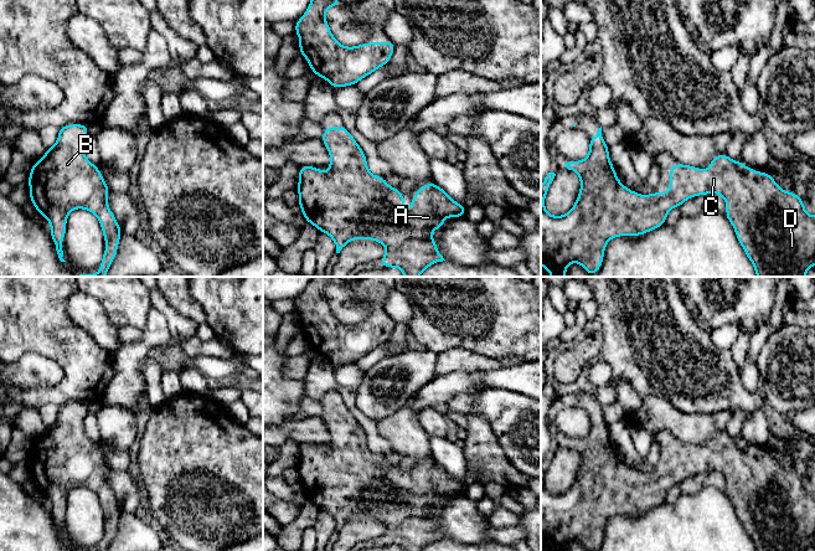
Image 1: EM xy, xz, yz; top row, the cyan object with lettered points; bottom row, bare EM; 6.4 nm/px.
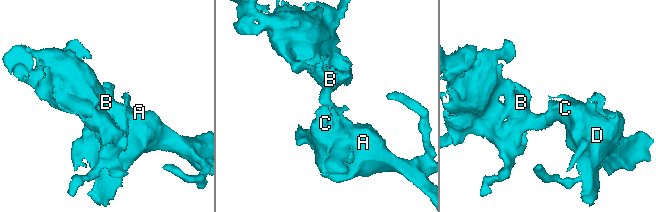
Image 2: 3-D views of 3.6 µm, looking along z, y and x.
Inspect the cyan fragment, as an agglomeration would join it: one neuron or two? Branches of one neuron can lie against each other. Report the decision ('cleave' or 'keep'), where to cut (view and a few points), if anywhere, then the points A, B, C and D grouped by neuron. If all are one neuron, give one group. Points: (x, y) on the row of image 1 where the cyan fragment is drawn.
keep; no cut; A B C D

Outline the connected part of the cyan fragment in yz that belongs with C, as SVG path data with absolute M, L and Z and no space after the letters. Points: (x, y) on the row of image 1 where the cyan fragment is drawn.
M602 127L597 135L589 138L589 154L586 159L564 164L568 170L579 175L579 195L571 208L563 216L552 216L545 208L545 197L556 176L548 172L541 185L541 266L545 267L551 277L566 277L566 268L572 263L579 263L592 277L599 271L604 258L608 241L619 236L641 236L661 227L666 223L666 216L674 207L681 205L697 195L707 196L711 192L721 195L727 205L726 217L732 223L738 242L752 262L757 277L805 277L808 269L815 266L815 216L805 211L803 199L795 192L784 191L769 172L760 172L749 169L742 161L732 160L727 154L716 155L711 165L703 172L697 166L674 164L670 166L670 190L667 192L652 192L641 195L625 187L609 160L609 148L607 146Z

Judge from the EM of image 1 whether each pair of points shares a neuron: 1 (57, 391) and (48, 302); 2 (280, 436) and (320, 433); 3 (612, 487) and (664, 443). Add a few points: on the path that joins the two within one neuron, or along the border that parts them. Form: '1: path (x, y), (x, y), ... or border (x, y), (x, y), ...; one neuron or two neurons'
1: path (68, 369), (68, 354), (48, 330), (48, 324); one neuron
2: path (290, 433), (310, 433); one neuron
3: path (630, 487), (645, 487), (665, 467), (665, 462); one neuron

